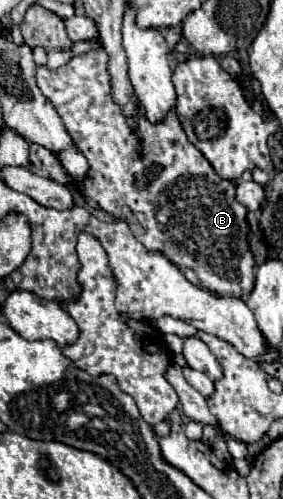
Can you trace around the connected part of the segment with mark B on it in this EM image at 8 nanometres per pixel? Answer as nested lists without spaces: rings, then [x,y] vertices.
[[[98,48],[74,56],[68,64],[56,70],[40,66],[36,72],[38,88],[52,102],[66,130],[74,138],[76,148],[90,162],[90,178],[78,184],[88,204],[102,208],[114,218],[124,218],[130,224],[134,236],[148,250],[160,250],[166,254],[166,258],[170,258],[170,262],[174,262],[196,286],[214,290],[216,294],[242,296],[250,292],[254,286],[254,260],[246,240],[246,208],[234,200],[234,184],[218,178],[210,162],[202,158],[202,152],[188,142],[176,112],[170,112],[162,124],[150,124],[146,118],[142,118],[140,128],[130,132],[120,106],[112,100],[106,64],[108,54],[104,48]]]

